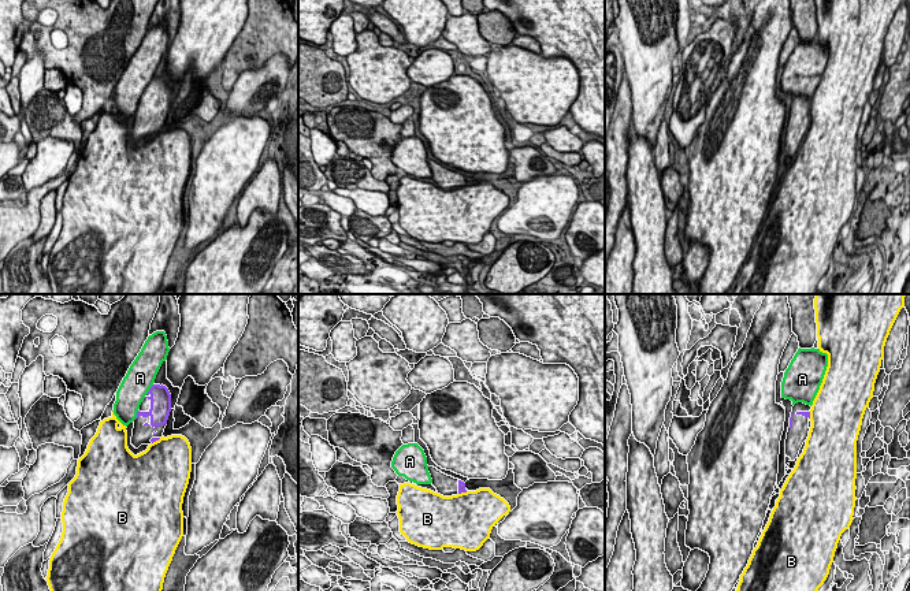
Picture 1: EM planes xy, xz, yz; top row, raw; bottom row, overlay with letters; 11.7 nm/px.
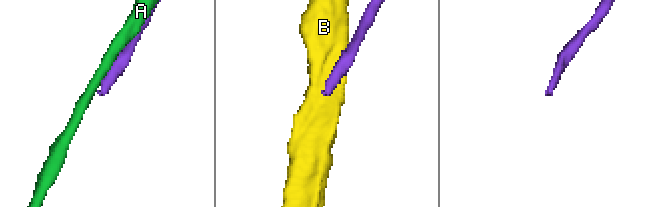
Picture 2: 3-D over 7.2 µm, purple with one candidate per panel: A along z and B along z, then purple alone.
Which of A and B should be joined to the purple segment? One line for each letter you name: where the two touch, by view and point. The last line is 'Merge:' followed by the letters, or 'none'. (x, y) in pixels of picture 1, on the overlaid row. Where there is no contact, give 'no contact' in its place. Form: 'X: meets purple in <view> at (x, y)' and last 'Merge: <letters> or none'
Merge: none

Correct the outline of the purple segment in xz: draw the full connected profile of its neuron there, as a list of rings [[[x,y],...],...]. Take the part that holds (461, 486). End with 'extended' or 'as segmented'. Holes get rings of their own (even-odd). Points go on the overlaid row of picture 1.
[[[428,467],[428,472],[432,479],[431,484],[437,488],[438,494],[443,497],[452,497],[468,491],[464,482],[447,476],[434,467]]]; extended

